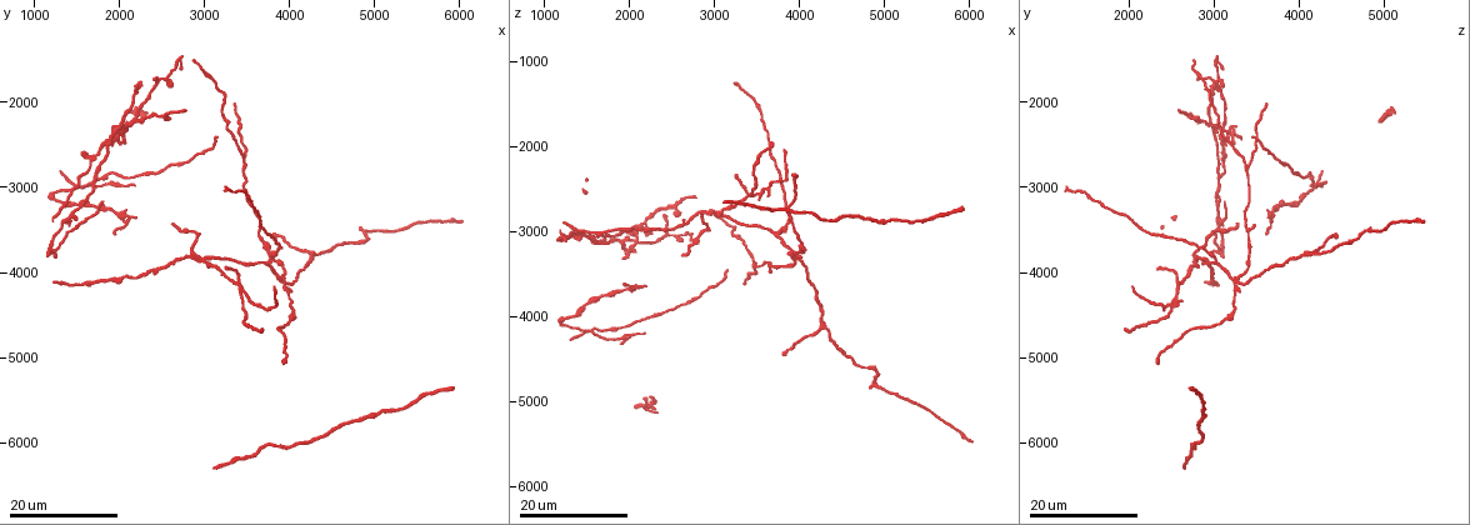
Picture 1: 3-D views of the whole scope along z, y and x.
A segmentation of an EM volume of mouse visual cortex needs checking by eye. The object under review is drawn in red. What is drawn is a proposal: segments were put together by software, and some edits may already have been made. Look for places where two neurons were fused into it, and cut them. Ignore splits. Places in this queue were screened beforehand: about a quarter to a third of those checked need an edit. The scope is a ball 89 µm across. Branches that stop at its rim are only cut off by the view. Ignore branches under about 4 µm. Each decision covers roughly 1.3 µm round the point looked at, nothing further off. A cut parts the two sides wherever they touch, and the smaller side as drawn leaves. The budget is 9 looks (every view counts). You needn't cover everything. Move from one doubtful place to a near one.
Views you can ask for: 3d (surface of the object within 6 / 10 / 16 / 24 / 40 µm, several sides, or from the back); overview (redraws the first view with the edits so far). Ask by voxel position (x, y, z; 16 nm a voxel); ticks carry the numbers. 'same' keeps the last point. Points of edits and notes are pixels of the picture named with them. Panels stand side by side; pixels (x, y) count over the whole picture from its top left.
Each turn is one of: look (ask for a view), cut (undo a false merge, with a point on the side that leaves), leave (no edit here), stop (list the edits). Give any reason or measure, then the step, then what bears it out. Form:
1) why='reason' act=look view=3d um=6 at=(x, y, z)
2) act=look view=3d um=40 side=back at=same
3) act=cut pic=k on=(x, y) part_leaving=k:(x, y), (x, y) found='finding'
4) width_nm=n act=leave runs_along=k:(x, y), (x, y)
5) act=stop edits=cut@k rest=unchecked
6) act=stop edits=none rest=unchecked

why='small branch off a trunk' act=look view=3d um=16 at=(3950, 4100, 3250)

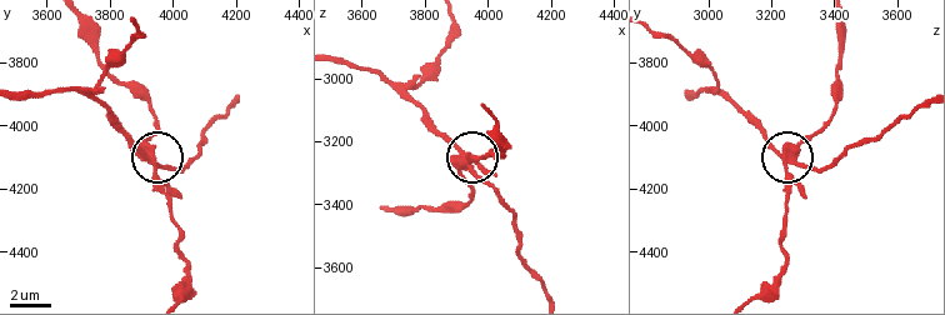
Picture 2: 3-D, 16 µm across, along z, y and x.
why='closer look' act=look view=3d um=6 at=(3930, 4110, 3250)

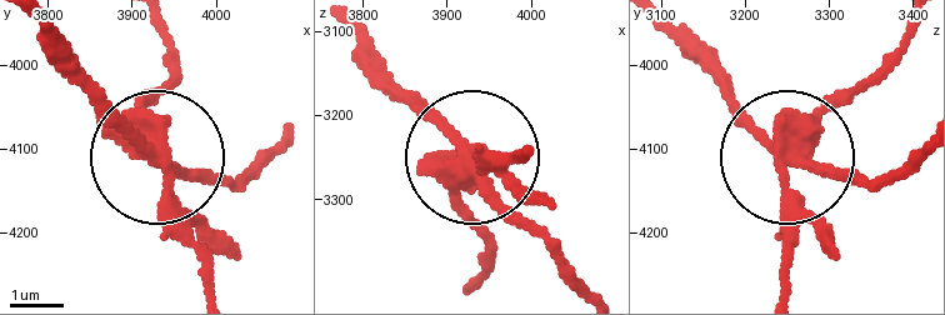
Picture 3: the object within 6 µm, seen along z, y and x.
act=leave runs_along=3:(910, 33), (794, 145), (690, 50) found='all the same neuron'

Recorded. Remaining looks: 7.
why='looks like a crossing' act=look view=3d um=24 at=(2100, 2300, 3100)

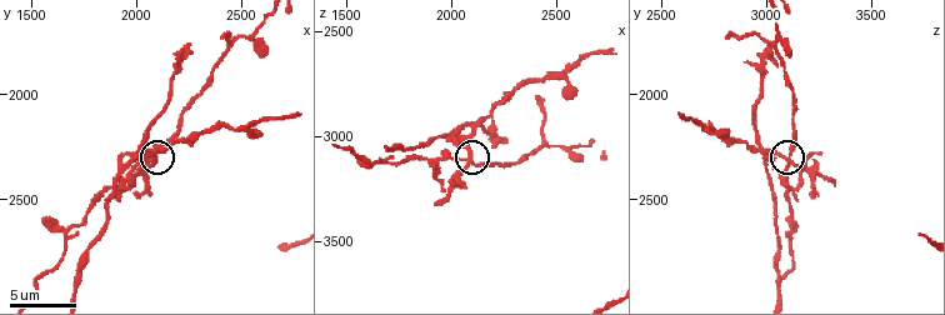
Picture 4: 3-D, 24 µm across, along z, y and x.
act=look view=3d um=10 at=(2090, 2310, 3100)

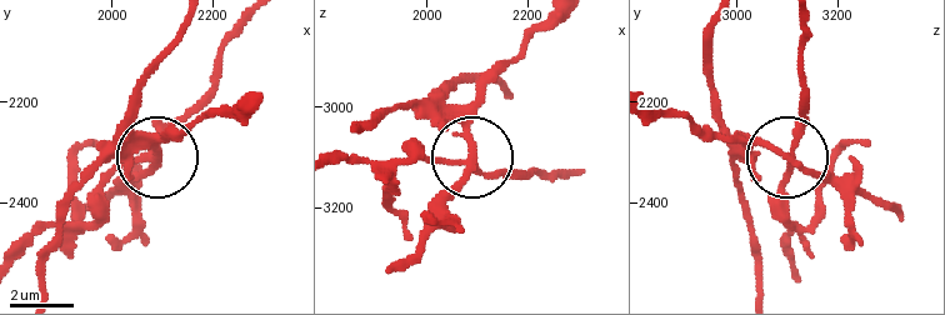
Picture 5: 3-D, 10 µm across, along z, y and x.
side_arm_um=25 act=cut pic=5 on=(440, 194) part_leaving=5:(470, 161), (454, 131), (405, 108), (358, 131) found='a second neuron is stuck on'

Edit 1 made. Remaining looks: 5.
act=look view=overview

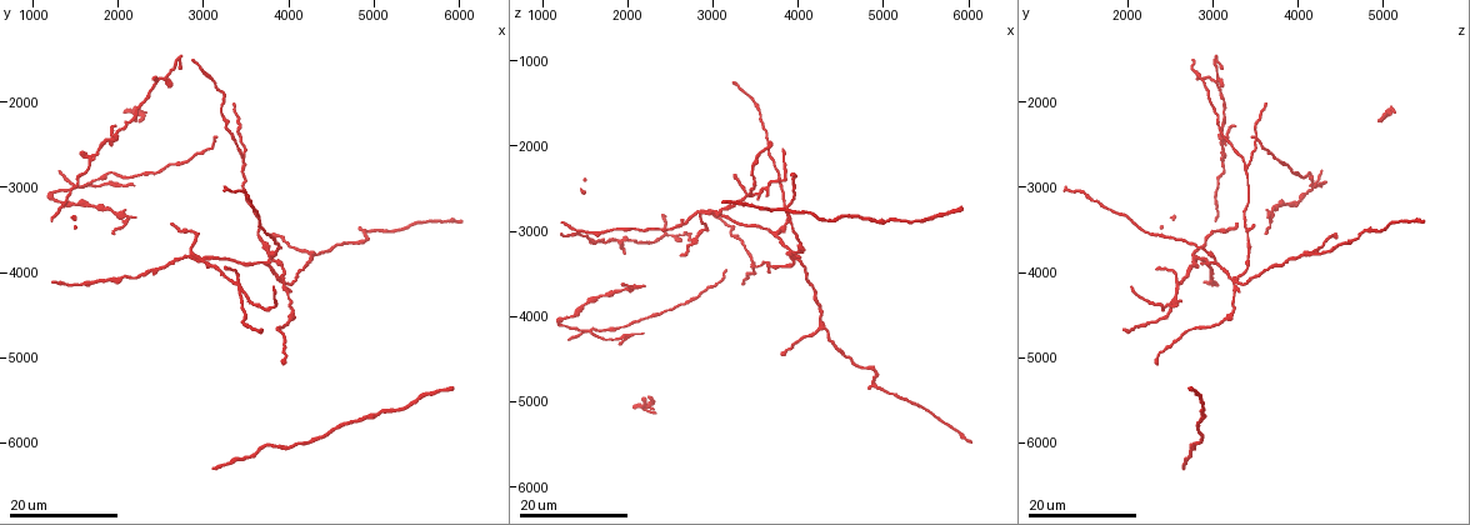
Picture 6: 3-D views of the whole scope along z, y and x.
why='branch point' act=look view=3d um=16 at=(3500, 2750, 3400)

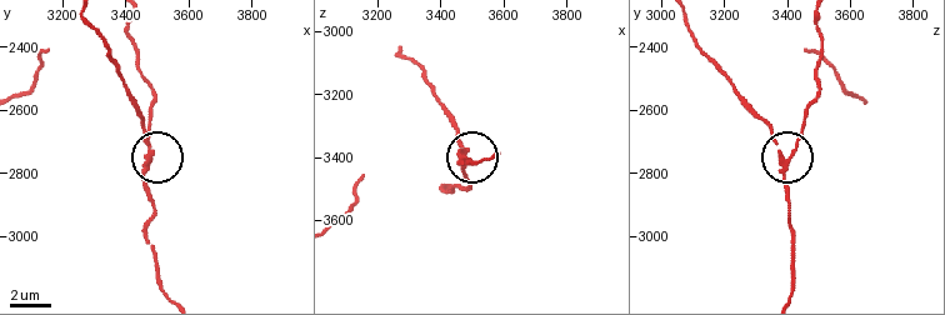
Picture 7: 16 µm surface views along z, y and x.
act=look view=3d um=10 at=(3480, 2760, 3390)

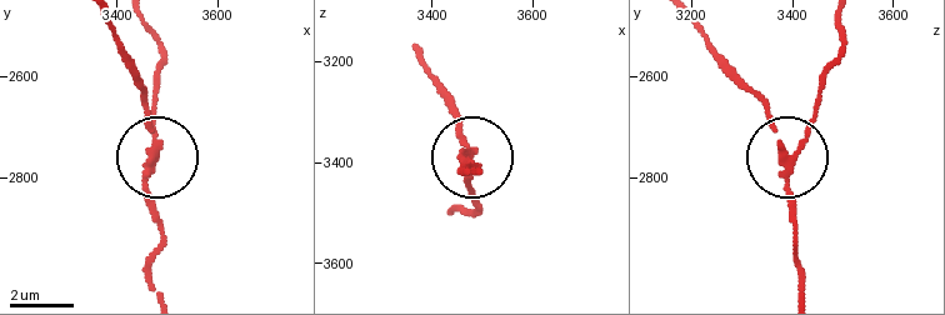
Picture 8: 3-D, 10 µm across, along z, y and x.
width_nm=190 act=cut pic=8 on=(469, 181) part_leaving=8:(793, 155), (820, 78), (839, 53), (841, 21) found='two neurons meet here'

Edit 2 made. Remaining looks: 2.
act=stop edits=cut@5,cut@8 rest=unchecked

